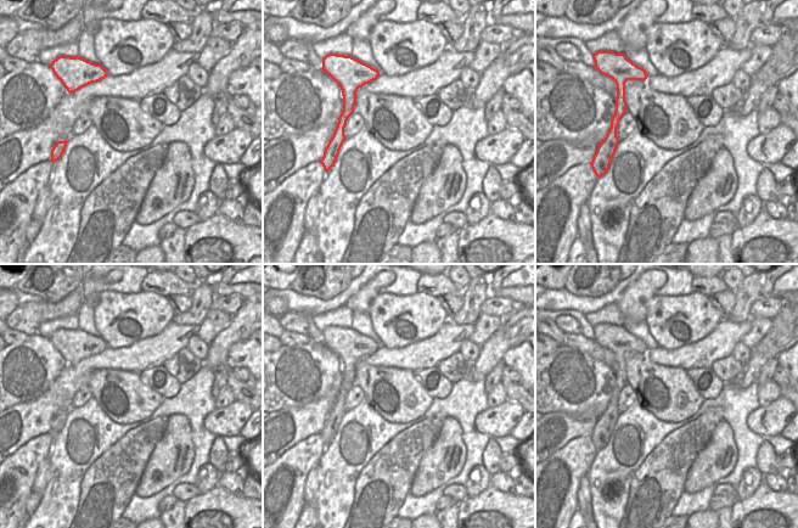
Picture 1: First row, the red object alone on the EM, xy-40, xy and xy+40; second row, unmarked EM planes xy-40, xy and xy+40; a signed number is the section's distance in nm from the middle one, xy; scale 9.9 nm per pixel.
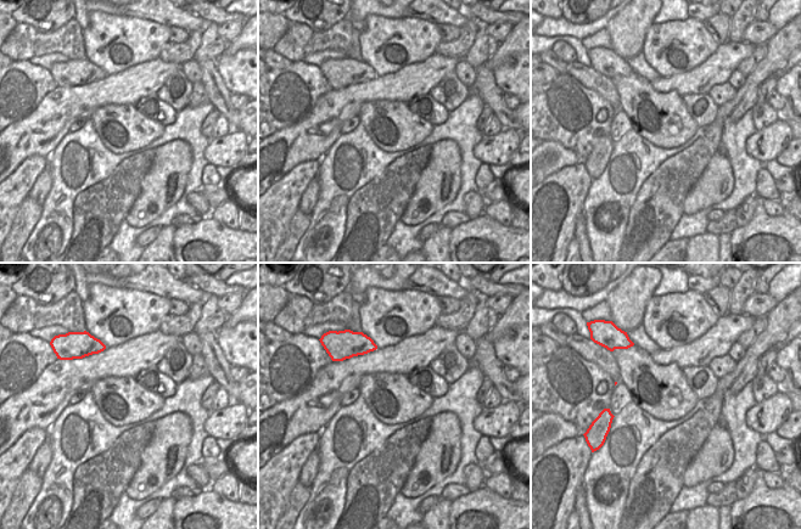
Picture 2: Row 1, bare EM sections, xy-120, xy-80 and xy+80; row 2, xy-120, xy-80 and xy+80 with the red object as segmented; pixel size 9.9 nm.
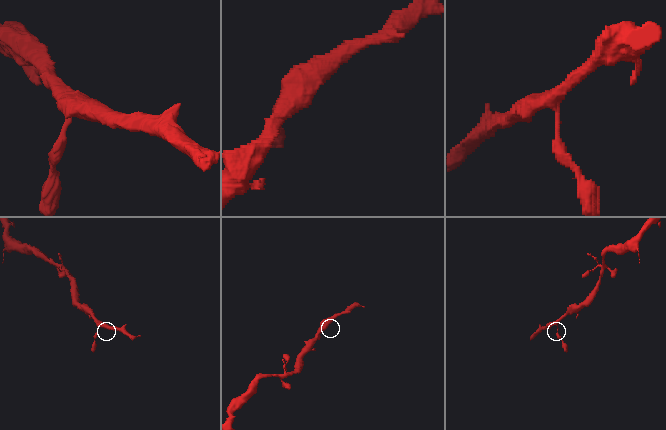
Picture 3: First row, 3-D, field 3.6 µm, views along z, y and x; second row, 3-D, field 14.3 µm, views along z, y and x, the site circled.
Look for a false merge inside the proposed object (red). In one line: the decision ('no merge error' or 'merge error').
no merge error

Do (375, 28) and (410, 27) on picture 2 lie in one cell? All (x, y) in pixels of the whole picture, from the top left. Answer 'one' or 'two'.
one

